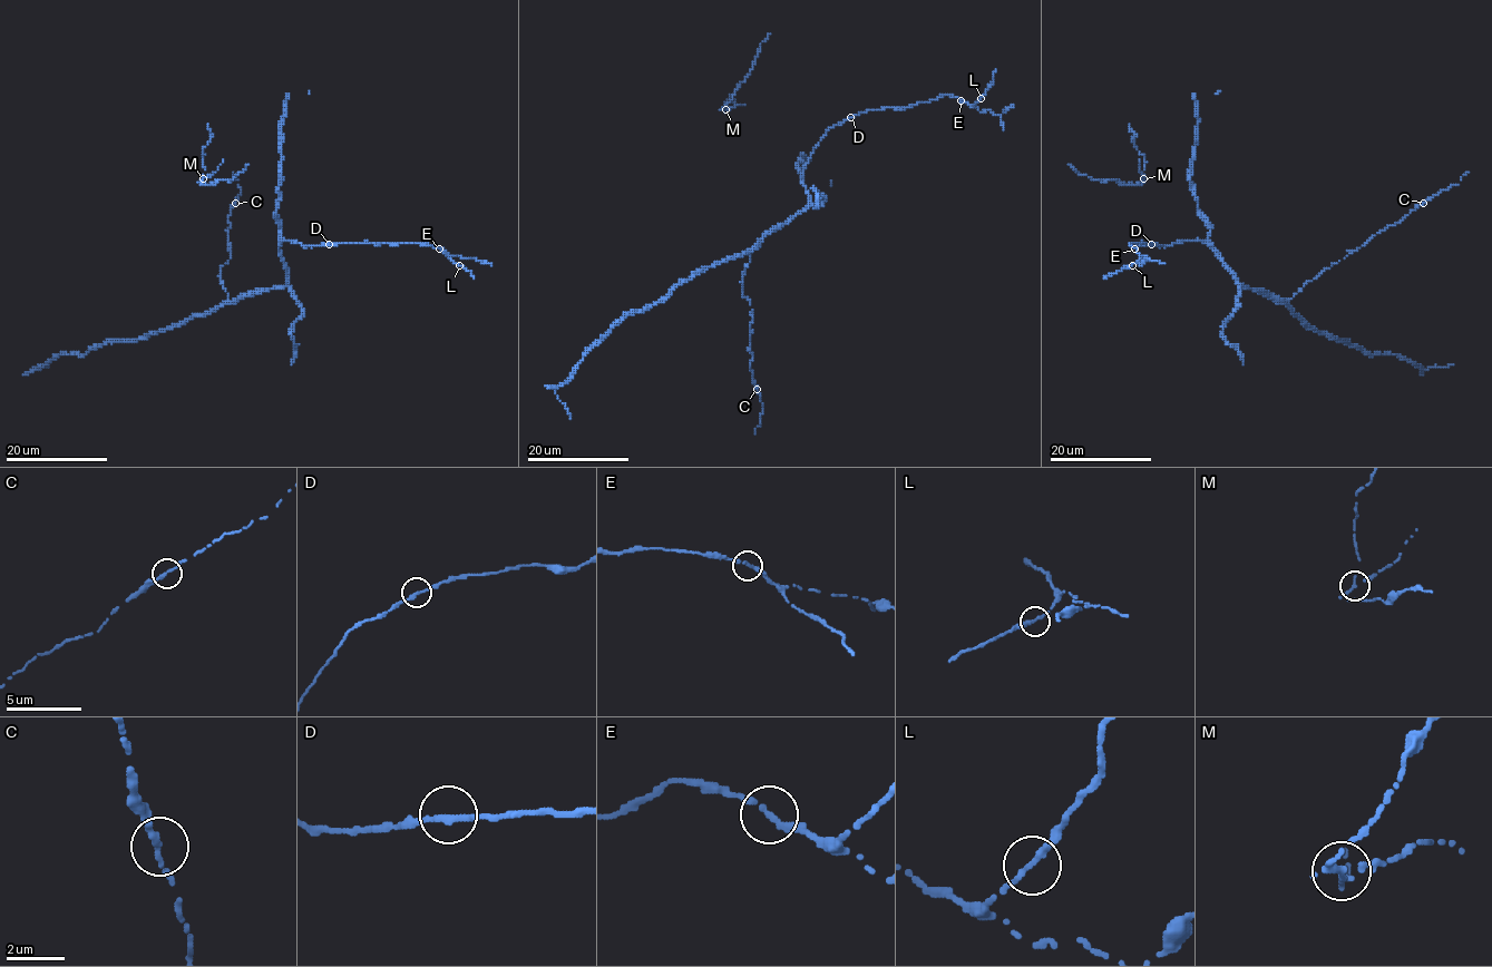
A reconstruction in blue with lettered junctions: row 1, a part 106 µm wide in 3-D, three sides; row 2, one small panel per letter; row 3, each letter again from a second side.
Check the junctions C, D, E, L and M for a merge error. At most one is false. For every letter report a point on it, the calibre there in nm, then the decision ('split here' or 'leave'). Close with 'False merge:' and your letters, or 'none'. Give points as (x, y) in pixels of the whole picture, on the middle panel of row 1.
C: at (757, 389); 240 nm thick; leave
D: at (850, 117); 240 nm thick; leave
E: at (961, 100); 240 nm thick; leave
L: at (981, 98); 240 nm thick; leave
M: at (725, 109); 240 nm thick; split here
False merge: M

